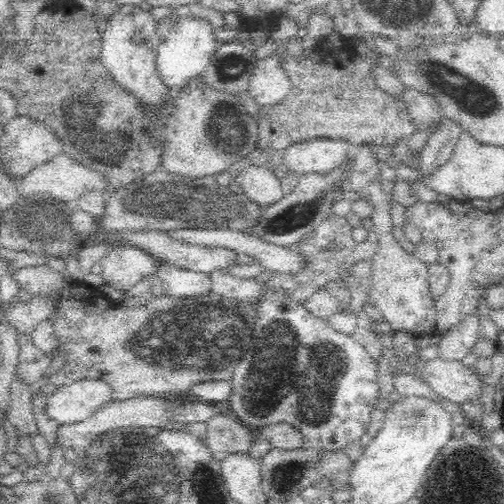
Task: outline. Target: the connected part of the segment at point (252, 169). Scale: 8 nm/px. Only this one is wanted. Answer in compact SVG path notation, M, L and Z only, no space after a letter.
M247 164L243 170L238 169L235 180L240 183L243 193L247 197L263 207L267 207L283 197L278 178L274 176L274 173L276 172L272 174L266 168L266 164L263 166Z

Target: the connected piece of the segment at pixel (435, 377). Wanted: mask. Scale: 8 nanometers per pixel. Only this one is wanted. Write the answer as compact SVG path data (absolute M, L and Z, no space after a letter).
M439 358L430 359L422 370L422 376L434 394L454 404L479 402L486 383L482 383L483 376L478 375L474 367L460 362L442 362Z

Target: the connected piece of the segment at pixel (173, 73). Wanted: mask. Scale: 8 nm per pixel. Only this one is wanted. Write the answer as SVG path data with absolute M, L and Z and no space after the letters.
M180 16L168 36L160 39L157 48L156 68L160 79L168 88L181 87L194 77L202 76L206 65L215 54L219 43L216 42L217 27L206 18Z

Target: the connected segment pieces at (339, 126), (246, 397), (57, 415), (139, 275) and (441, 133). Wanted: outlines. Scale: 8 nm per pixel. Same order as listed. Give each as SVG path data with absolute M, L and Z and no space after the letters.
M326 40L312 50L302 50L300 56L285 52L280 58L280 66L289 78L290 91L278 104L260 107L256 124L260 149L284 150L289 144L314 137L330 137L346 141L352 146L394 146L398 140L408 138L415 132L414 123L403 98L394 98L390 92L378 88L375 72L381 69L381 54L372 46L372 56L358 54L354 46L344 44L342 48L328 48Z
M214 268L210 272L210 292L239 302L259 304L258 320L254 322L242 360L236 365L232 380L229 381L232 387L227 400L236 419L253 430L273 424L289 424L298 429L299 448L304 450L317 448L334 454L343 451L348 444L360 441L380 398L378 379L383 373L378 363L360 342L333 329L327 319L310 315L304 309L304 304L292 301L292 298L281 294L279 290L265 292L261 283L255 279L238 278L227 270Z
M76 380L47 396L46 415L64 426L90 418L101 406L114 401L112 386L106 381Z
M113 246L100 260L97 271L105 284L129 290L140 280L156 274L160 263L137 247Z
M442 116L439 125L431 132L425 147L419 154L420 180L434 169L440 168L452 156L456 141L462 134L460 122L452 117Z

